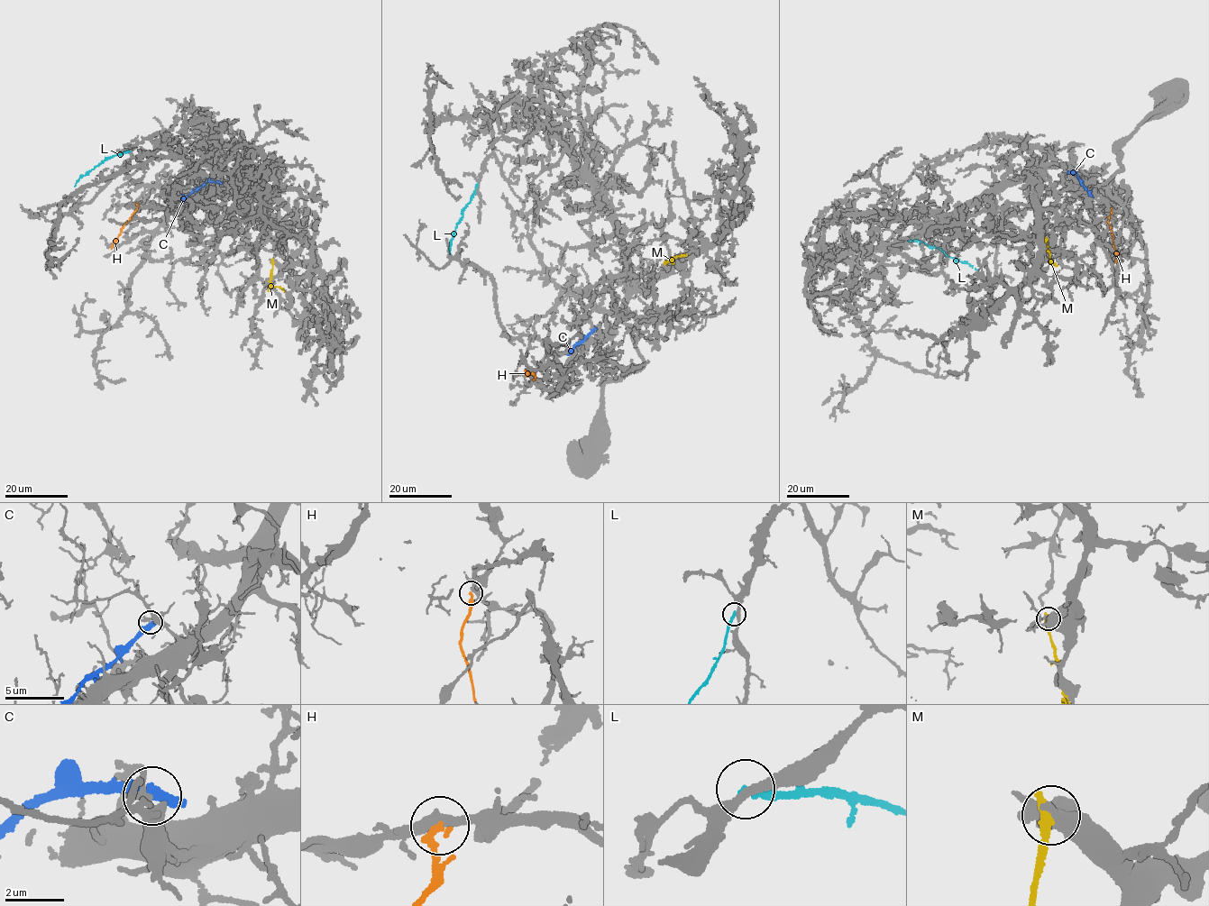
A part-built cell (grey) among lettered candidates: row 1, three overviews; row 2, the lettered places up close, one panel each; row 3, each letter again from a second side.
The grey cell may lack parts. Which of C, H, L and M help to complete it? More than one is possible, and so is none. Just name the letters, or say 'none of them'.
none of them

